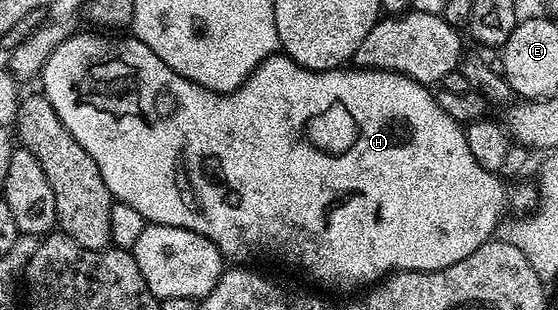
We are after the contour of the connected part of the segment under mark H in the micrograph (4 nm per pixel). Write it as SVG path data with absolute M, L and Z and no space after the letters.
M77 31L69 40L62 42L54 54L50 54L42 73L42 94L50 106L54 106L54 114L62 118L62 126L74 134L74 142L78 142L78 146L82 146L82 150L94 158L102 174L102 182L106 182L113 201L138 210L147 223L178 226L210 238L210 242L218 246L225 261L248 262L252 252L264 256L268 252L267 248L272 252L284 251L286 259L300 260L301 266L308 268L309 274L328 288L363 289L375 285L393 272L429 272L454 266L454 262L462 262L466 254L474 254L478 246L493 239L505 219L504 207L508 204L505 181L492 172L482 170L482 166L474 162L474 154L470 154L470 146L466 142L465 125L450 118L450 114L438 106L435 95L425 85L408 76L355 66L315 72L298 66L298 62L289 56L277 54L260 63L238 90L215 92L170 70L170 66L166 66L166 62L162 62L162 58L158 58L158 54L137 40L135 35L100 35L104 36Z

